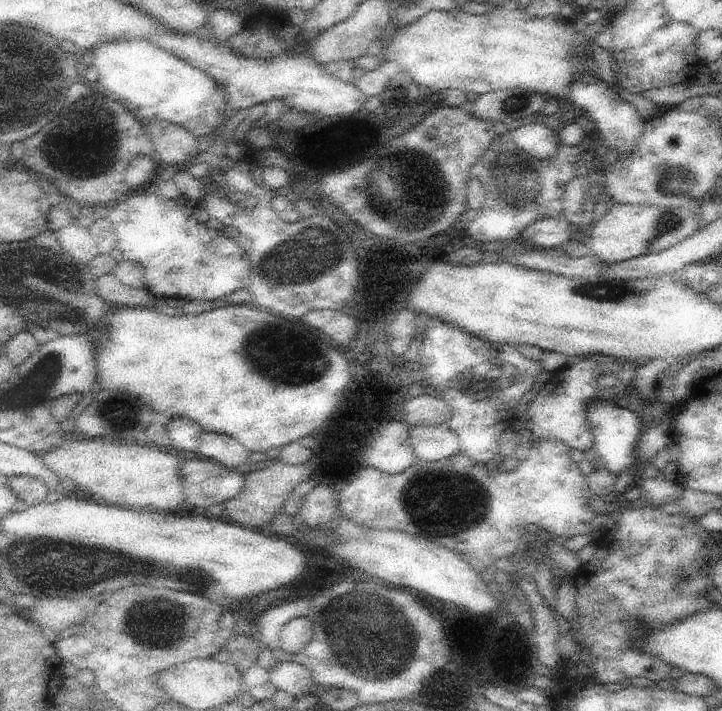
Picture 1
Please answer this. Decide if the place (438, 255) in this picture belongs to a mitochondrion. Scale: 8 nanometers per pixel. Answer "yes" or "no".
no

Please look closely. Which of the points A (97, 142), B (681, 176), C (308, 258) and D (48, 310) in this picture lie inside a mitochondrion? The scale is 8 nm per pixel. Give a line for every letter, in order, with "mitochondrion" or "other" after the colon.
A: other
B: mitochondrion
C: mitochondrion
D: mitochondrion

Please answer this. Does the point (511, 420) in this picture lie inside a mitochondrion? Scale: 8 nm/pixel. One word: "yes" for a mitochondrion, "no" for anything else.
no

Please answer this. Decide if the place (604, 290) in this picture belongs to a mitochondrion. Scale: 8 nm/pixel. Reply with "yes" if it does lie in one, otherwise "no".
yes

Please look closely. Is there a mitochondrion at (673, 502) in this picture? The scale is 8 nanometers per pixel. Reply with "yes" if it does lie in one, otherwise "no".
no

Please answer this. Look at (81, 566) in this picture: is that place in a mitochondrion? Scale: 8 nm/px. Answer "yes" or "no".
yes

